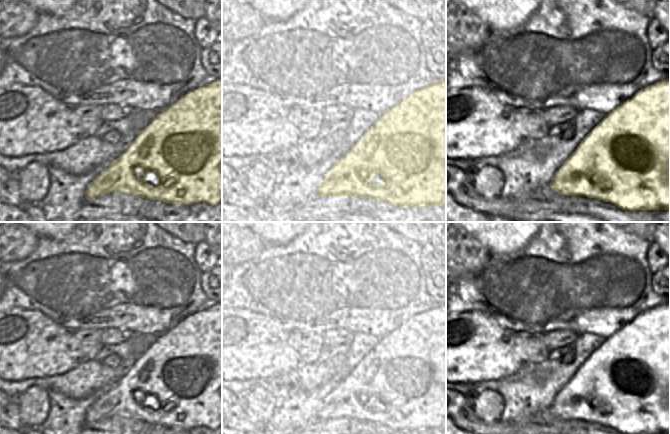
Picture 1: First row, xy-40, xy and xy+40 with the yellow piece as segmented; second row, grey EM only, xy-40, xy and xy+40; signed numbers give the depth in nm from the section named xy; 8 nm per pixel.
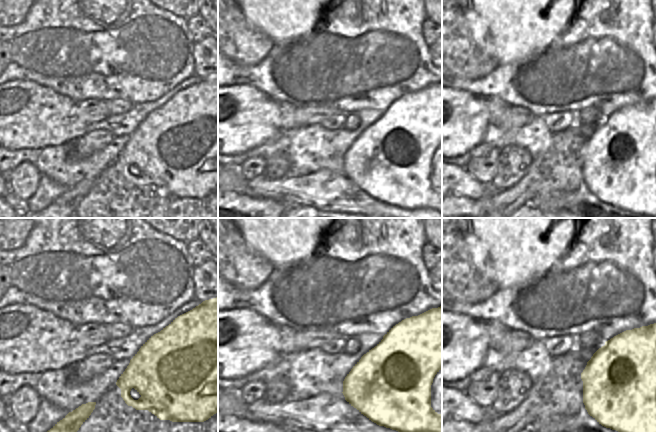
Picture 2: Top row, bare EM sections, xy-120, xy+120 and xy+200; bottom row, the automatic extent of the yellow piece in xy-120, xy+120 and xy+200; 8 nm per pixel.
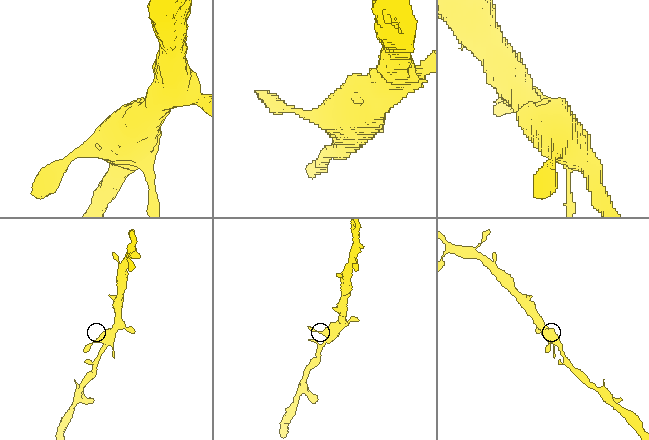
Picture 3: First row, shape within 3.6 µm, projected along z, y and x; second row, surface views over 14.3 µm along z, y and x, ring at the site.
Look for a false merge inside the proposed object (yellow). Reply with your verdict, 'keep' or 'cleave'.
keep

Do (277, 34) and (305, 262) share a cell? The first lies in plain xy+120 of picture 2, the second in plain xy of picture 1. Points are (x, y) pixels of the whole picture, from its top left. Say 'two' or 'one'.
two

